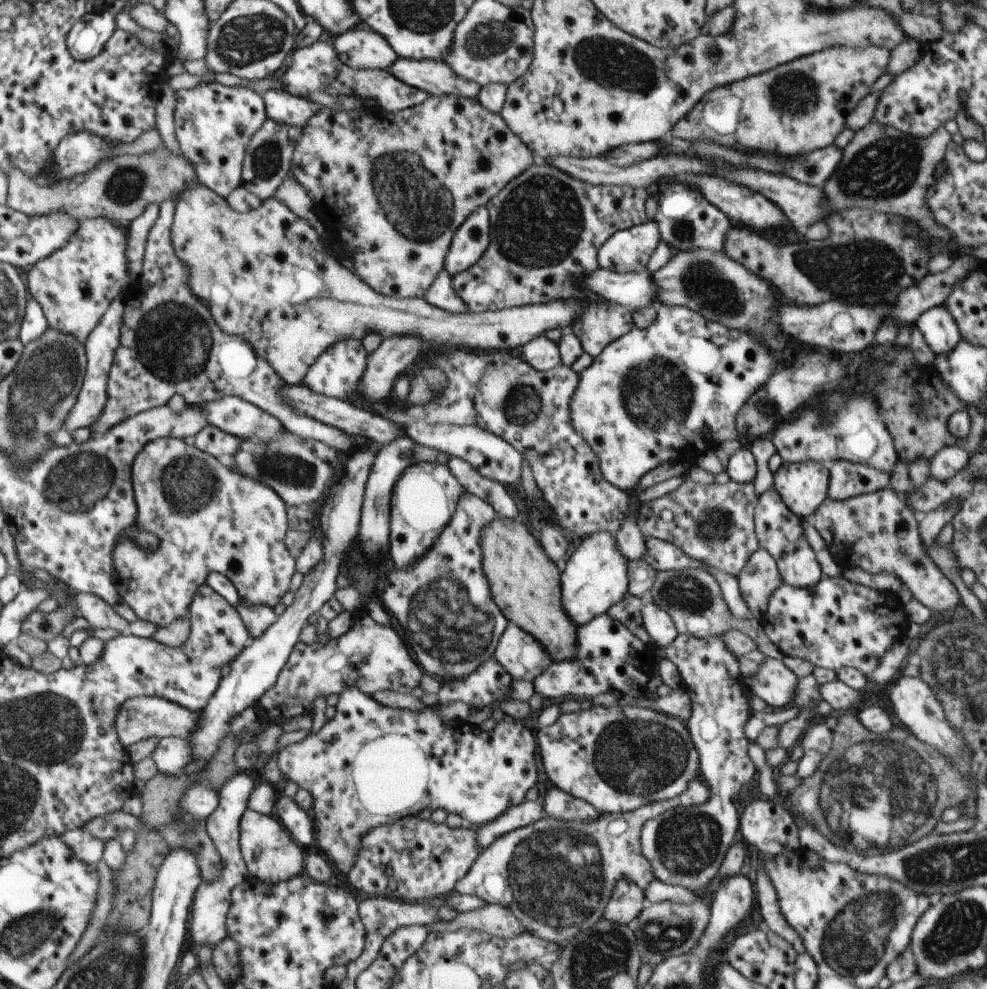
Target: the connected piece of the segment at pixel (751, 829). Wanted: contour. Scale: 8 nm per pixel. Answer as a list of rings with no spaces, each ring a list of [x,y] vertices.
[[[756,799],[745,807],[739,816],[738,834],[747,846],[756,846],[758,850],[762,850],[768,857],[792,852],[801,847],[797,822],[784,805],[772,799]]]

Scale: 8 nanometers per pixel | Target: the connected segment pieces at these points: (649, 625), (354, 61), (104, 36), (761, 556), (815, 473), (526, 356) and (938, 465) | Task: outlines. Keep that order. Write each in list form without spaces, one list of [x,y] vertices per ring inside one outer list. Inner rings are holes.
[[[653,601],[642,607],[641,615],[644,628],[655,647],[667,647],[679,635],[672,617]]]
[[[357,28],[338,35],[333,43],[339,62],[352,69],[389,69],[399,57],[376,31]]]
[[[108,11],[85,13],[69,32],[69,52],[79,61],[93,59],[101,54],[105,44],[117,30],[116,18]]]
[[[758,549],[737,576],[742,598],[756,616],[762,616],[772,593],[783,583],[774,557]]]
[[[783,462],[774,474],[773,488],[794,514],[811,518],[827,499],[828,474],[828,468],[818,462]]]
[[[545,335],[528,341],[522,347],[521,356],[532,368],[539,371],[547,371],[562,364],[557,343]]]
[[[944,447],[929,464],[929,474],[945,483],[954,478],[956,473],[964,470],[969,463],[970,454],[962,447]]]

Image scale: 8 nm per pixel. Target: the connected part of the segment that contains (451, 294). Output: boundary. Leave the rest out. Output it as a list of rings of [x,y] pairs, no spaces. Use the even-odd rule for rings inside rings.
[[[444,270],[425,292],[423,298],[428,304],[456,314],[468,313],[466,303],[454,290],[452,277]]]

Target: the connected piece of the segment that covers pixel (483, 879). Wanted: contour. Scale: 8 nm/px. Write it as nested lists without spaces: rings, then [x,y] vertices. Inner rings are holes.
[[[698,776],[692,779],[686,790],[671,799],[654,801],[630,812],[601,813],[599,819],[582,822],[579,820],[558,820],[542,812],[542,818],[534,824],[520,827],[497,838],[483,850],[470,867],[464,878],[456,884],[454,891],[461,895],[476,895],[485,903],[508,907],[530,934],[557,943],[561,947],[580,930],[592,928],[603,918],[606,905],[613,895],[615,884],[620,879],[634,881],[643,891],[655,879],[651,864],[642,854],[641,830],[644,823],[664,811],[676,807],[692,807],[705,803],[711,795],[706,782]]]

